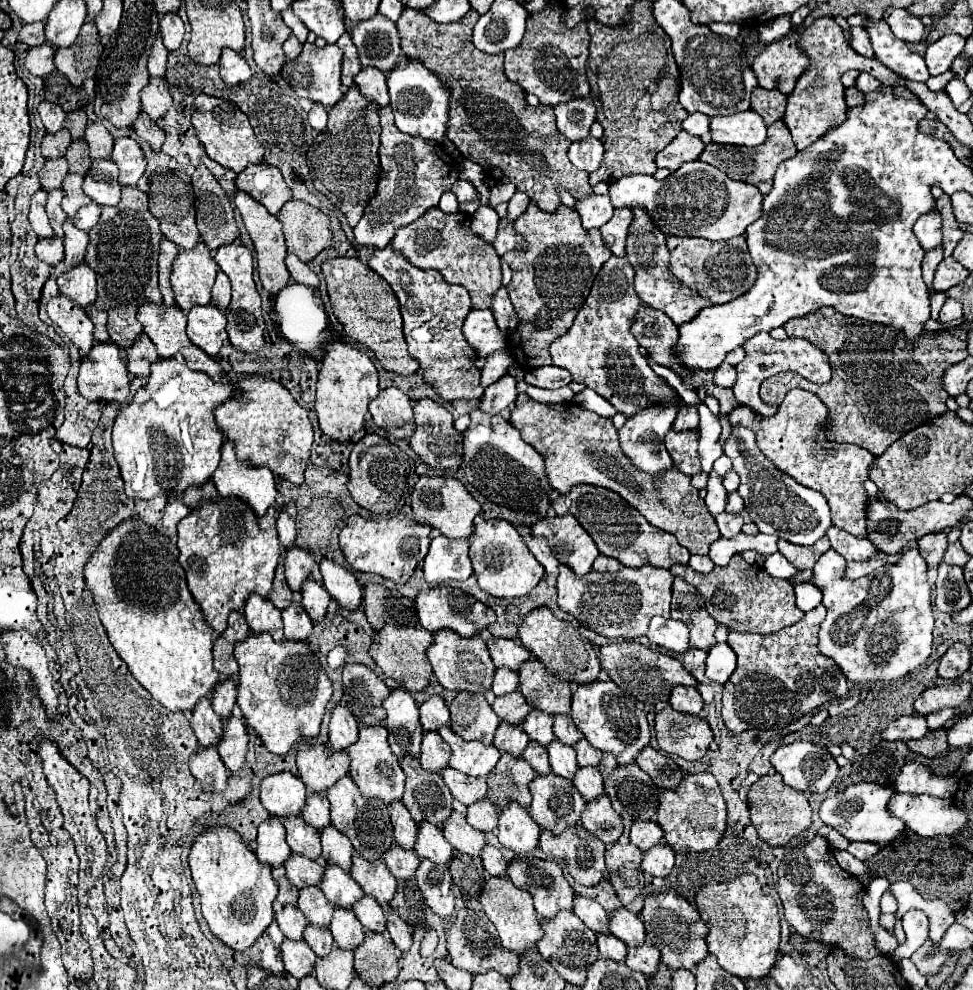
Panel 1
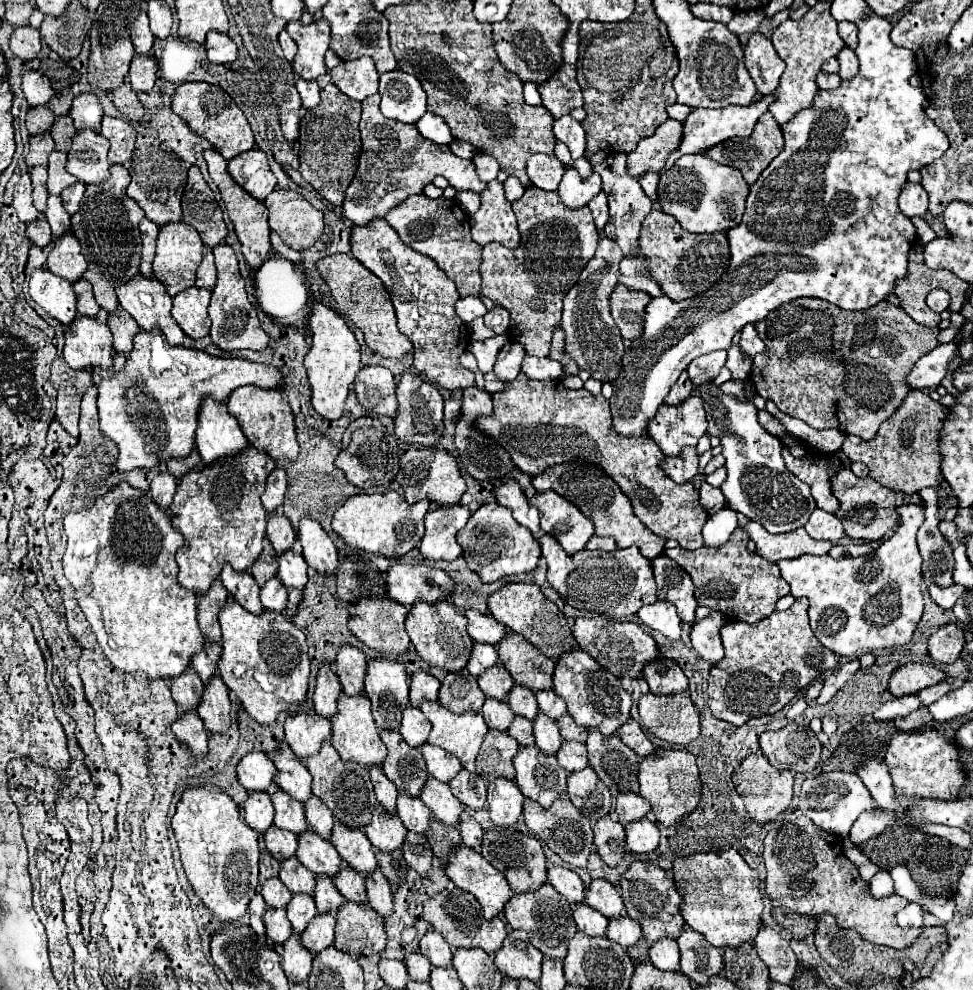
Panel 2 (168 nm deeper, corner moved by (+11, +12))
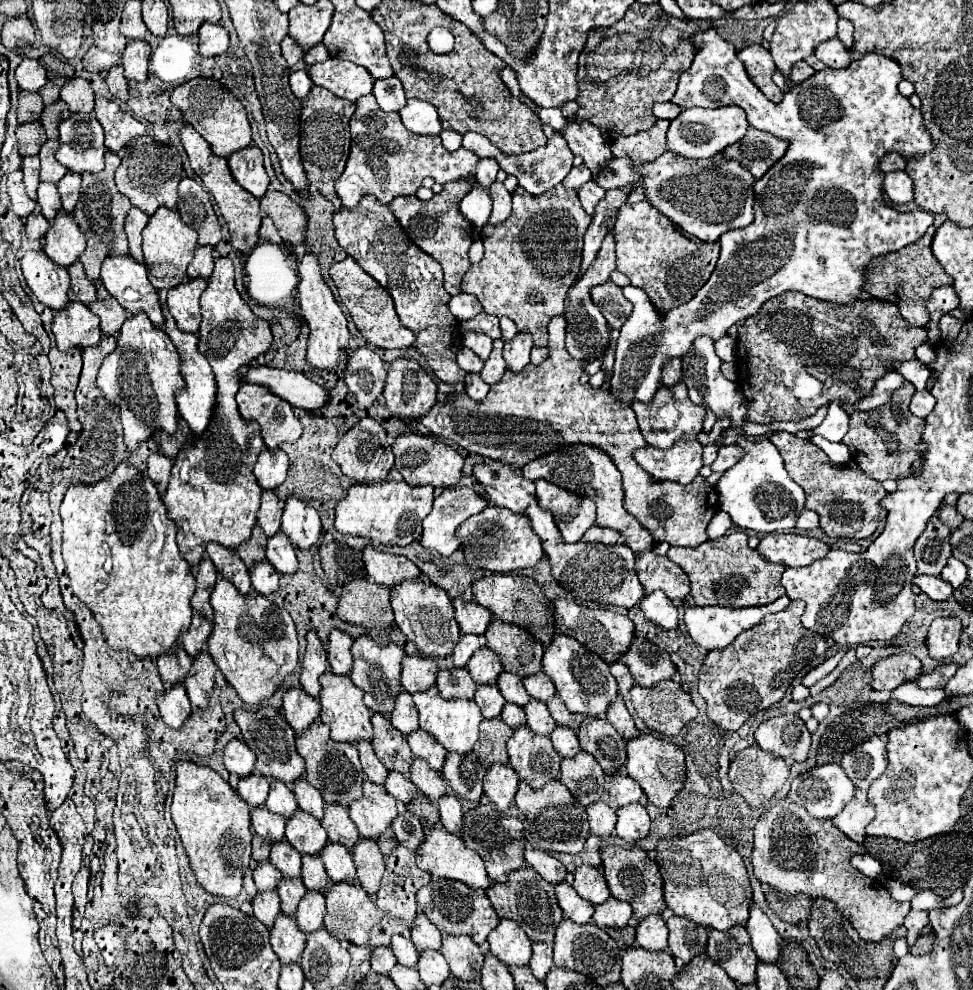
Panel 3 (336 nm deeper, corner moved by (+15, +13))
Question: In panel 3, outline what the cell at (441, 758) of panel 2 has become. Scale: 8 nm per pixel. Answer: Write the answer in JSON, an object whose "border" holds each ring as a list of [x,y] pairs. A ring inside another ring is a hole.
{"border":[[[416,730],[416,732],[408,734],[406,740],[408,740],[414,756],[422,758],[432,770],[436,770],[436,772],[442,770],[442,764],[444,764],[448,752],[442,748],[442,744],[434,736],[430,736],[424,730]]]}

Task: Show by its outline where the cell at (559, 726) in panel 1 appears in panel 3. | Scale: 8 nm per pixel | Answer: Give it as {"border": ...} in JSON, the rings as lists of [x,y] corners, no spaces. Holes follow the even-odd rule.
{"border":[[[538,672],[534,676],[528,676],[524,678],[524,686],[528,690],[528,694],[534,698],[534,700],[540,700],[540,702],[548,702],[552,700],[552,696],[556,696],[556,688],[552,684],[552,680],[544,674],[544,672]]]}

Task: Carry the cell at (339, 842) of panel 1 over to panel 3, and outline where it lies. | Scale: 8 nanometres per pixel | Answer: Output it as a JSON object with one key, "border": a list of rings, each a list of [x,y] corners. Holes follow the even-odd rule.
{"border":[[[302,778],[302,780],[296,780],[292,790],[294,790],[294,794],[296,794],[298,806],[300,806],[304,812],[312,814],[314,818],[322,820],[322,816],[324,816],[324,800],[322,800],[320,792],[318,792],[314,786],[310,786],[304,778]]]}

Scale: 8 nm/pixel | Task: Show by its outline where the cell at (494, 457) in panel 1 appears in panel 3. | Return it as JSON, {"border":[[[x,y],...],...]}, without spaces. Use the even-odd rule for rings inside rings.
{"border":[[[468,374],[466,380],[464,380],[464,384],[466,384],[466,394],[470,398],[474,398],[476,402],[482,402],[486,398],[488,390],[490,390],[490,386],[478,374]]]}

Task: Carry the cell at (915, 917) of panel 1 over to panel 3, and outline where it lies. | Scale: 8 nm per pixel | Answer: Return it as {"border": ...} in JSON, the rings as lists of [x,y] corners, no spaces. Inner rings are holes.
{"border":[[[910,910],[908,916],[904,918],[904,926],[908,928],[907,940],[908,946],[911,948],[914,945],[914,940],[920,936],[920,930],[928,924],[928,912],[924,910]]]}

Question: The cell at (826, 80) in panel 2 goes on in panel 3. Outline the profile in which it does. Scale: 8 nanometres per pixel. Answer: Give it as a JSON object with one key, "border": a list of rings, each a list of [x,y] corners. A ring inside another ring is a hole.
{"border":[[[802,60],[802,62],[796,62],[796,64],[792,66],[792,82],[794,82],[794,84],[800,84],[800,82],[808,80],[808,78],[814,76],[814,74],[816,74],[816,70],[810,68],[804,60]]]}

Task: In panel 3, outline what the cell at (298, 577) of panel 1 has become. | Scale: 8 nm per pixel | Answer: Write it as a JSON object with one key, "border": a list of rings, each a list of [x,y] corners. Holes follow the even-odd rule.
{"border":[[[262,492],[262,506],[258,512],[258,526],[264,530],[268,538],[272,538],[280,530],[282,506],[274,492]]]}

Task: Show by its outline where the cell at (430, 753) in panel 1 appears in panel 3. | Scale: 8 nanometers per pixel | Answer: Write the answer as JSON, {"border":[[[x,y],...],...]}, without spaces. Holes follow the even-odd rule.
{"border":[[[400,692],[396,698],[396,708],[390,716],[390,722],[396,730],[400,730],[402,734],[410,734],[416,732],[418,726],[418,712],[416,706],[412,702],[412,696],[408,692]]]}

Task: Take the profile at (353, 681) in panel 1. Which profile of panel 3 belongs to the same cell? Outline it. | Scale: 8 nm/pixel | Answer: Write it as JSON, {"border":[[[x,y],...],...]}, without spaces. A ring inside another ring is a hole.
{"border":[[[332,630],[328,636],[328,662],[332,666],[332,672],[342,676],[342,674],[350,674],[352,672],[352,648],[354,640],[340,630]]]}

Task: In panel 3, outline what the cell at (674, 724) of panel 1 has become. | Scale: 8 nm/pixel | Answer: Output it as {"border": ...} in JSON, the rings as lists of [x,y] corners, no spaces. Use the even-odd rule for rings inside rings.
{"border":[[[662,680],[652,688],[634,686],[630,690],[638,718],[654,732],[676,736],[686,722],[698,716],[690,694],[672,680]]]}

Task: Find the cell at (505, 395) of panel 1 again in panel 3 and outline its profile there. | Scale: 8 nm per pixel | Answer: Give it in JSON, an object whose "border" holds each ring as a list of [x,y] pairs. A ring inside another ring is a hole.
{"border":[[[518,332],[514,340],[504,344],[506,368],[512,372],[520,372],[530,362],[530,350],[532,350],[532,336]]]}

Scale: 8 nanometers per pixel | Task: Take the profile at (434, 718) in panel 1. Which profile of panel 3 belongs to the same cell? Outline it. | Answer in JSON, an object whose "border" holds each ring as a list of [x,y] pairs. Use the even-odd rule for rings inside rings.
{"border":[[[404,656],[402,660],[402,688],[410,694],[426,692],[436,682],[436,662],[422,656]]]}

